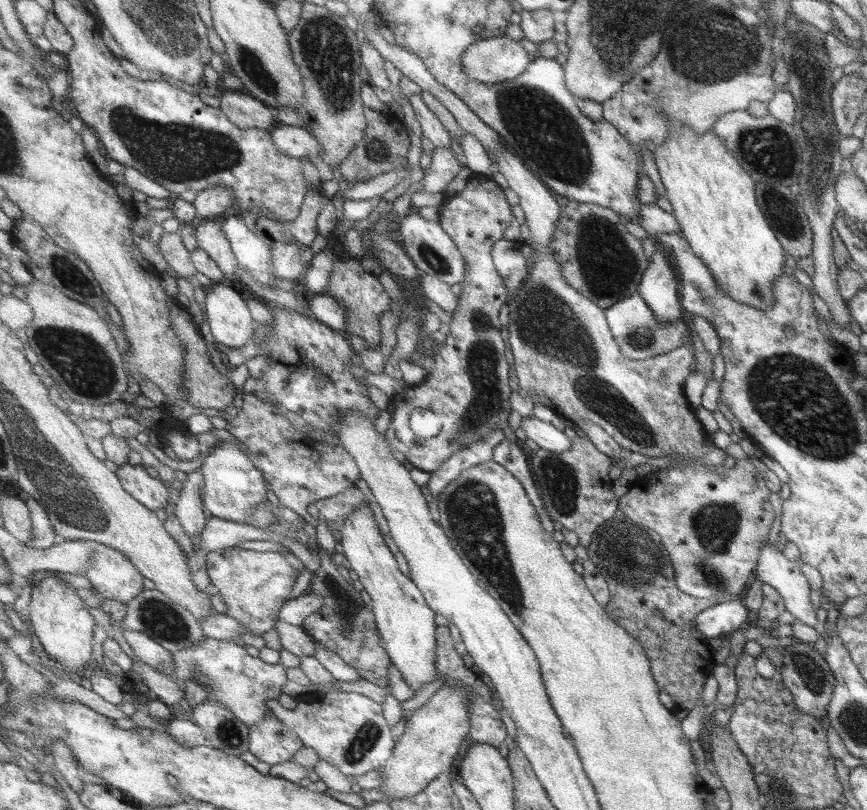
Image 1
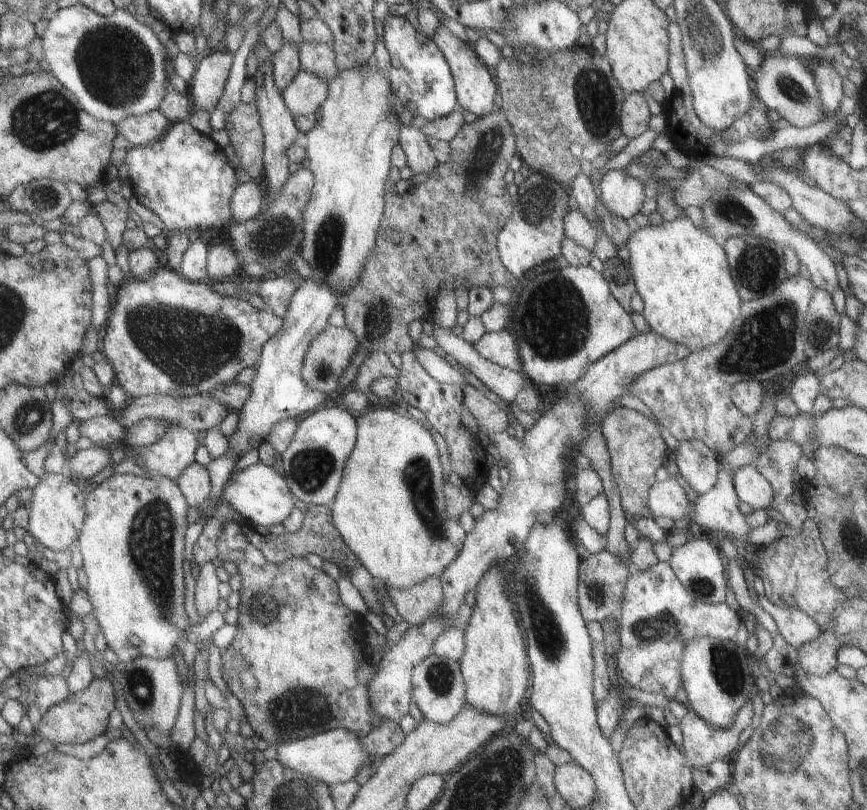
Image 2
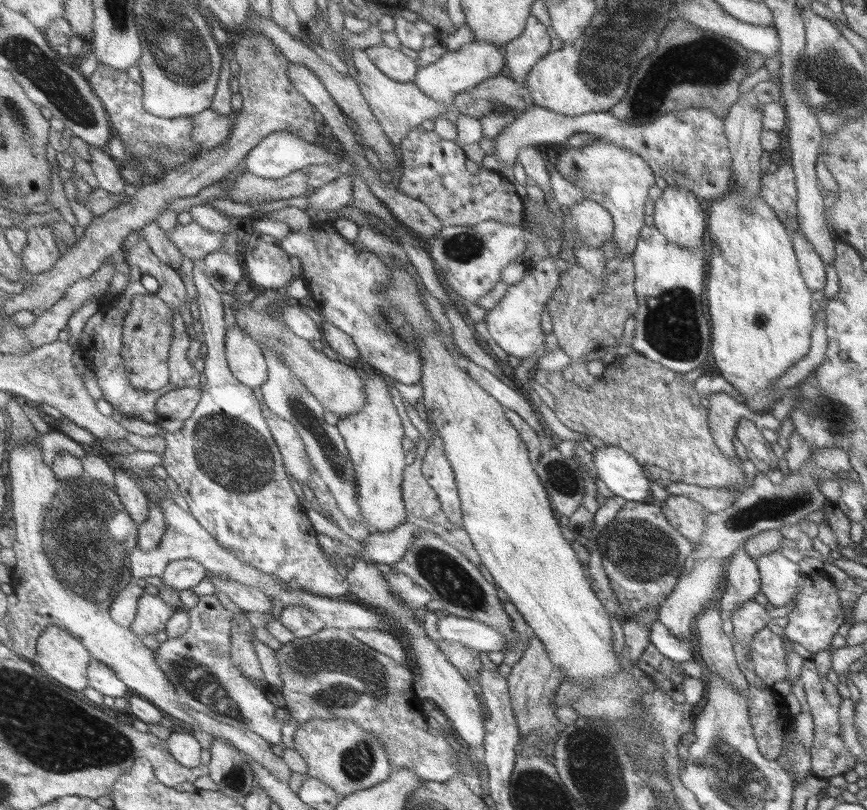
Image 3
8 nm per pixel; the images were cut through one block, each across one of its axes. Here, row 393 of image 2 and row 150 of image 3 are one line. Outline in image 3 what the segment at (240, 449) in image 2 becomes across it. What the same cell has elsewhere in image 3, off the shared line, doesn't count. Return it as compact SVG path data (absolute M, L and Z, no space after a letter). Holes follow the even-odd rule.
M277 132L265 138L246 158L246 171L251 172L254 176L279 180L289 177L289 174L295 173L297 170L309 168L313 165L322 166L323 164L334 164L340 168L340 176L345 174L354 174L352 172L352 164L350 160L341 161L340 156L330 154L324 149L317 147L313 143L300 138L292 132Z

